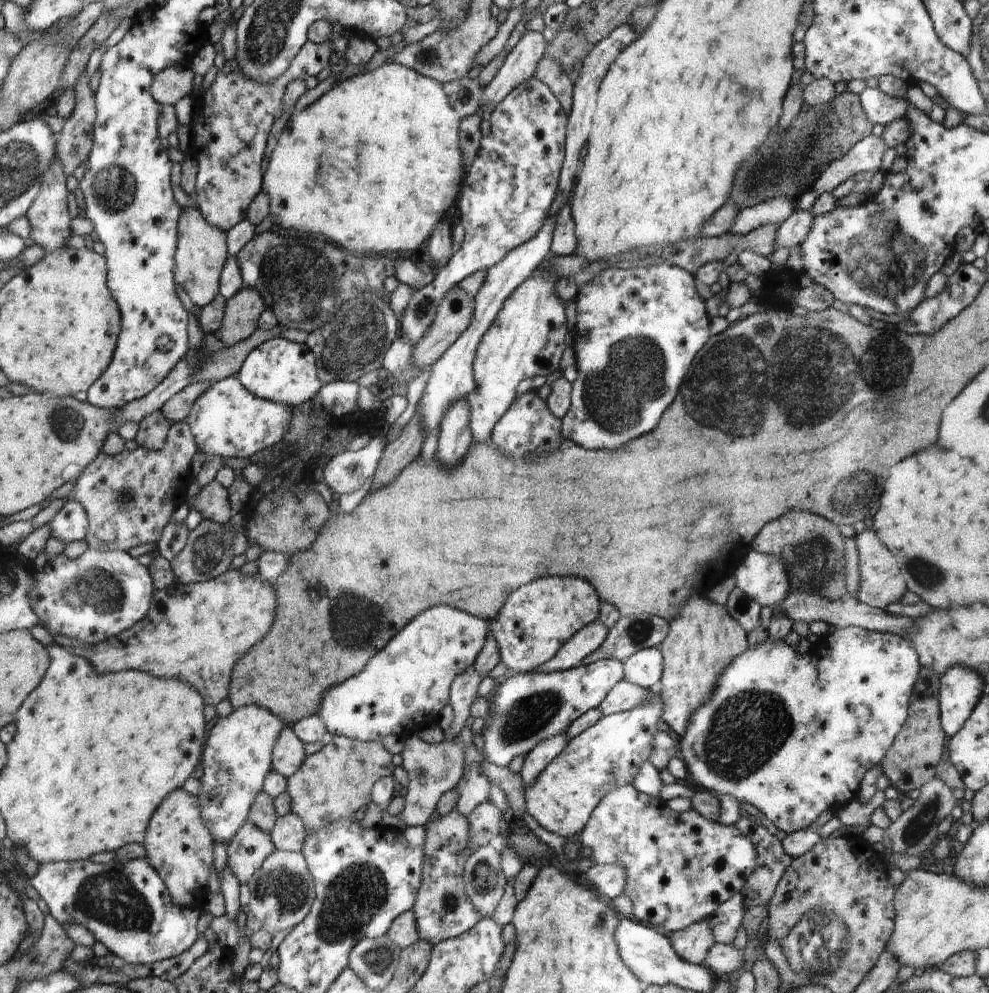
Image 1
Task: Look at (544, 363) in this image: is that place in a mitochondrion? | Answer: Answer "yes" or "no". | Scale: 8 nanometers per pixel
no

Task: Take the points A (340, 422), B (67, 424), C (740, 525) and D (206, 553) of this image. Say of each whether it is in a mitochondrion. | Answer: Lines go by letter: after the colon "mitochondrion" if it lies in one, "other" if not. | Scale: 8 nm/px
A: other
B: mitochondrion
C: other
D: mitochondrion

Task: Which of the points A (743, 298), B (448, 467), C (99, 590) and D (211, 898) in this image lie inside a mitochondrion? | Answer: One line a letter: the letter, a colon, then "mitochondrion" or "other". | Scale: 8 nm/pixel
A: other
B: other
C: mitochondrion
D: other

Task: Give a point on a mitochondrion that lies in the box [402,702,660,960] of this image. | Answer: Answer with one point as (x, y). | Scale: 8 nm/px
(484, 876)

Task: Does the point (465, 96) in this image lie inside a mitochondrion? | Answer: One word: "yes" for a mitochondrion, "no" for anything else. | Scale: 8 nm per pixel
no

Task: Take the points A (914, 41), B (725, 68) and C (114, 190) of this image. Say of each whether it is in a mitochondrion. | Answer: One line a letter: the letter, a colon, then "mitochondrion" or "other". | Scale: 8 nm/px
A: other
B: other
C: mitochondrion

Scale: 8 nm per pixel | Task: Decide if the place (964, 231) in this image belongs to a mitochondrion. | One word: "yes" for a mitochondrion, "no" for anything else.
no

